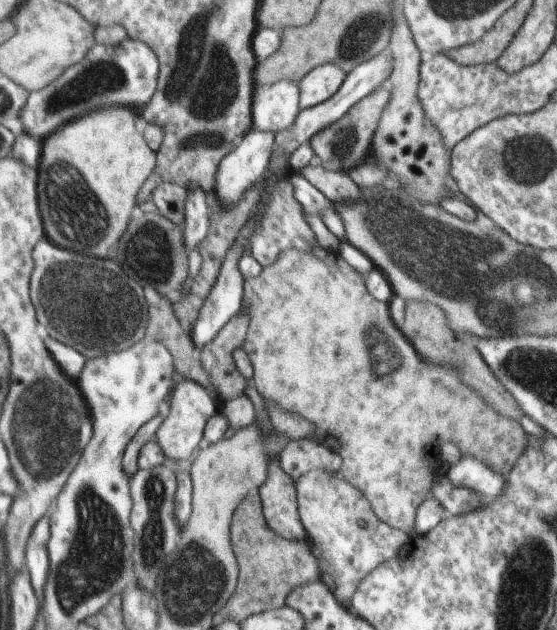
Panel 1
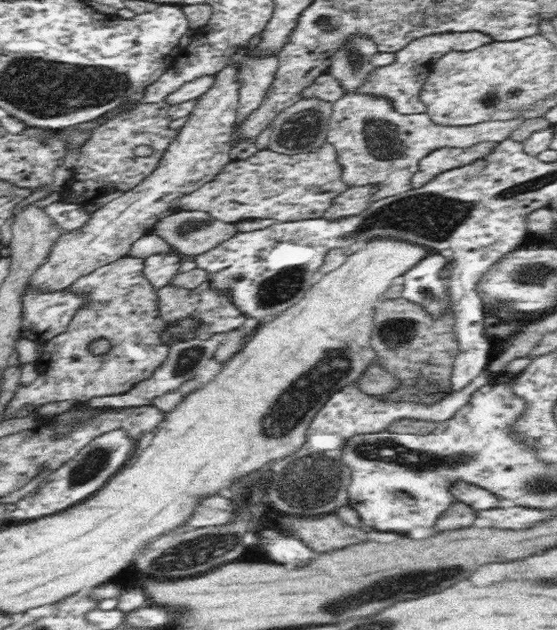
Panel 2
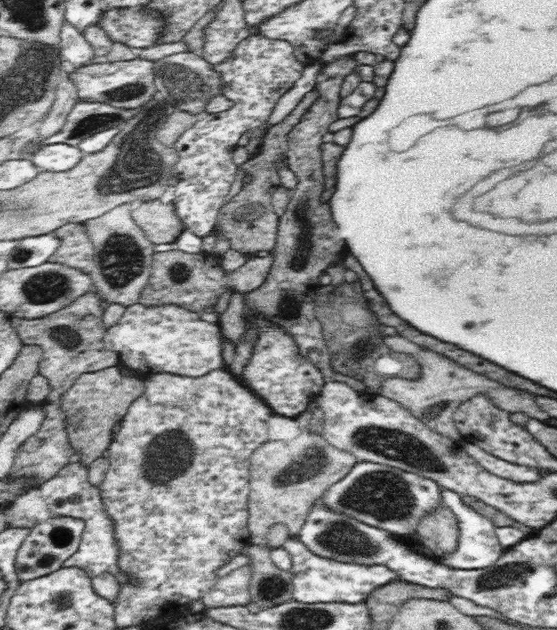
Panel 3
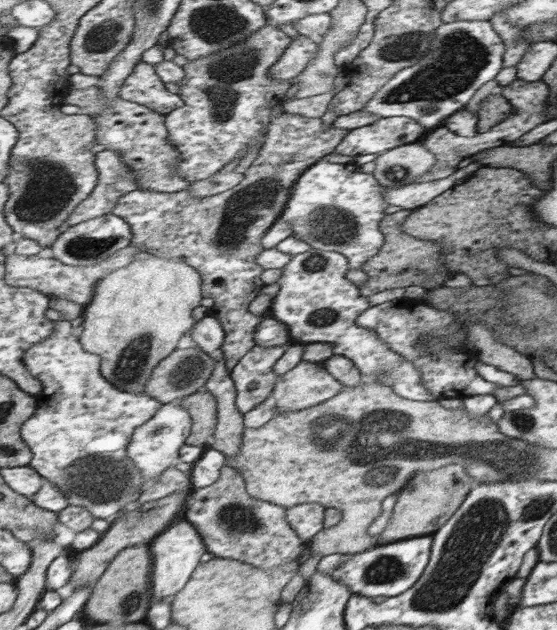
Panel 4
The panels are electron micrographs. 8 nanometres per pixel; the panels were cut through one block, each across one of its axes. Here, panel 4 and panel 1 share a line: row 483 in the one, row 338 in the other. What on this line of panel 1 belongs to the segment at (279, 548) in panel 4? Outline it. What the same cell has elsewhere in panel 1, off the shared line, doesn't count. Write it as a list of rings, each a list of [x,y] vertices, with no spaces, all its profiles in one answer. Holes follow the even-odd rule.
[[[239,312],[219,330],[211,344],[197,352],[197,360],[207,372],[207,378],[215,386],[221,402],[241,398],[243,388],[247,386],[247,380],[241,376],[233,360],[233,352],[245,344],[247,326],[249,318]]]

